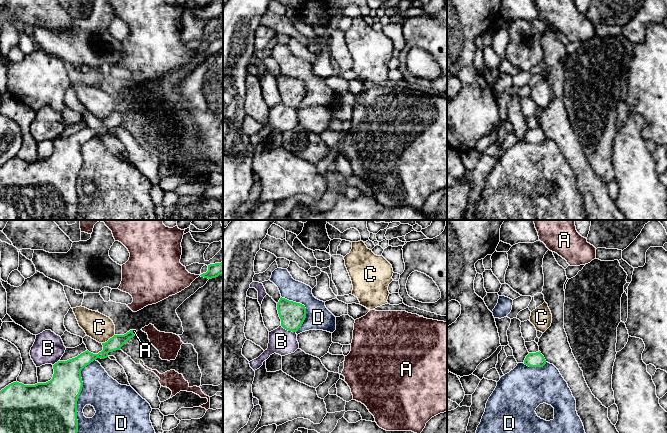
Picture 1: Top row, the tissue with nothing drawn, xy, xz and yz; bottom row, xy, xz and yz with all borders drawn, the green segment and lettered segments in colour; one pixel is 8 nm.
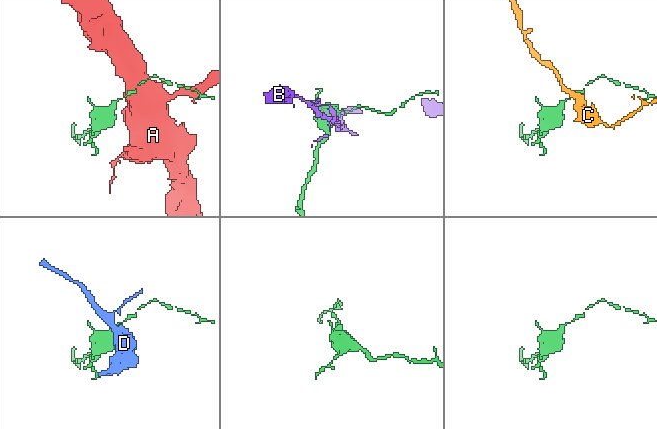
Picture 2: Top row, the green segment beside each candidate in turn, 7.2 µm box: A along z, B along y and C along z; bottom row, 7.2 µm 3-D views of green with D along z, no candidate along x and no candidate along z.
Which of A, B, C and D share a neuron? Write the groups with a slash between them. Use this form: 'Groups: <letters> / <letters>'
Groups: A / B / C / D

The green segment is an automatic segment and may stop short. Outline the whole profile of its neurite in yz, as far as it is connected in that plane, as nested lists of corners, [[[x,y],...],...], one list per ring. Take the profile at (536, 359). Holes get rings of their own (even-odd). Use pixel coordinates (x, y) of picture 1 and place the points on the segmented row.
[[[541,352],[529,353],[525,360],[524,364],[529,367],[543,367],[546,364],[546,360]]]

